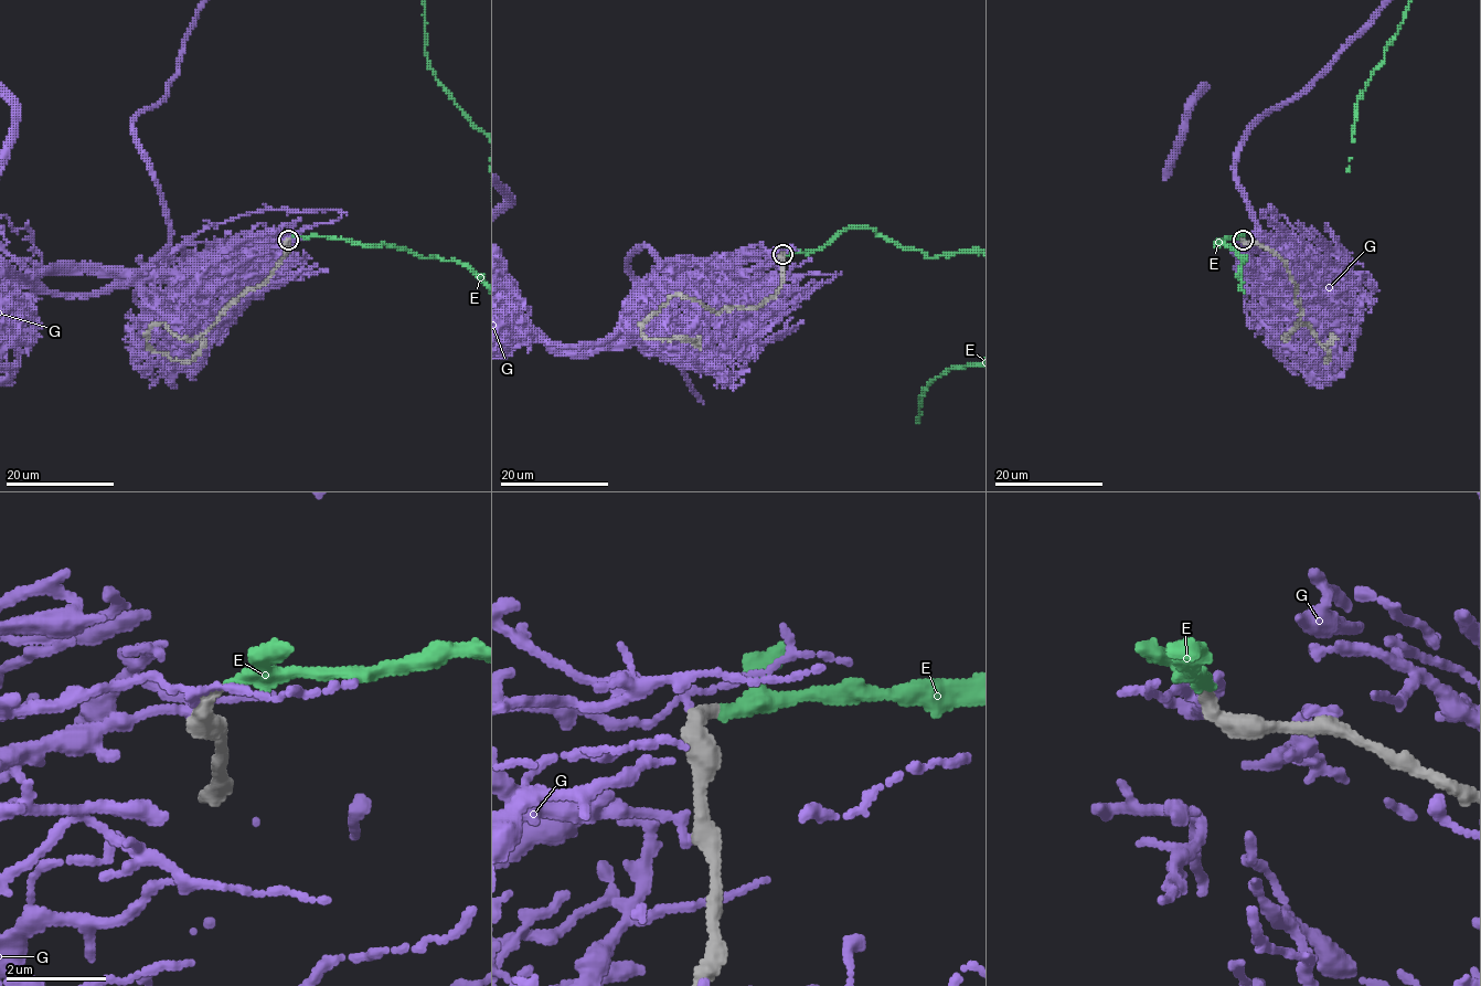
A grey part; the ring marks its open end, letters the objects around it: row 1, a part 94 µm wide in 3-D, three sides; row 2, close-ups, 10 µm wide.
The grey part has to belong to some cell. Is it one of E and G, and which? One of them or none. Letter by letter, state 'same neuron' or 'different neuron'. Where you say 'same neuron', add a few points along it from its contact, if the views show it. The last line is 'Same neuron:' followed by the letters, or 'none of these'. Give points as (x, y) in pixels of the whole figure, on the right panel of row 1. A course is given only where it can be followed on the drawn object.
E: same neuron
G: different neuron
Same neuron: E

